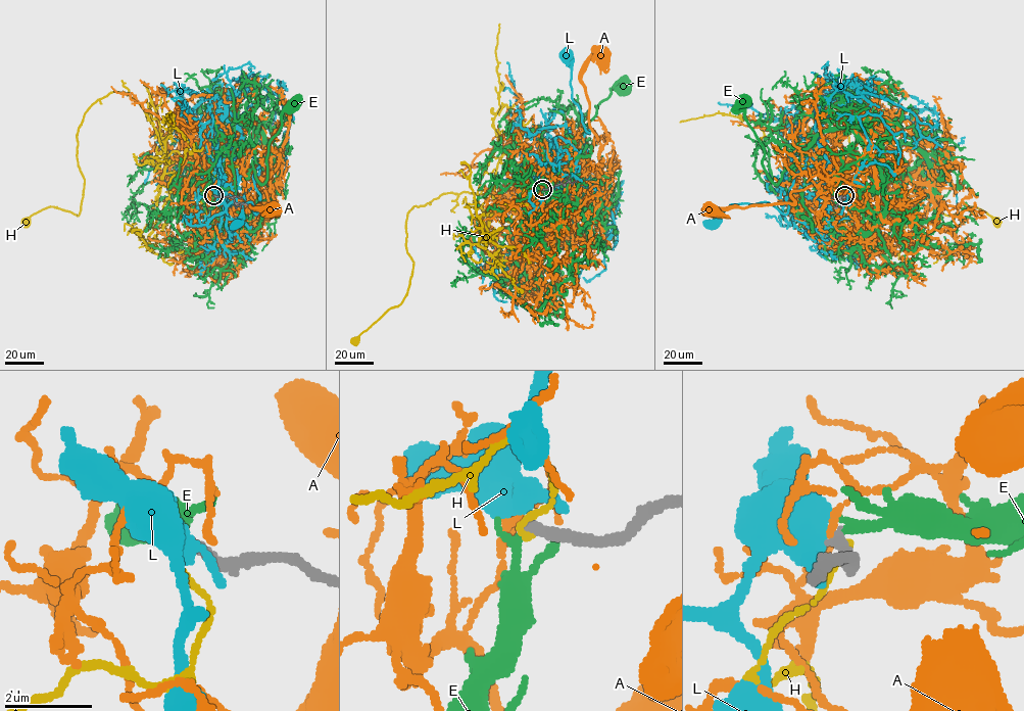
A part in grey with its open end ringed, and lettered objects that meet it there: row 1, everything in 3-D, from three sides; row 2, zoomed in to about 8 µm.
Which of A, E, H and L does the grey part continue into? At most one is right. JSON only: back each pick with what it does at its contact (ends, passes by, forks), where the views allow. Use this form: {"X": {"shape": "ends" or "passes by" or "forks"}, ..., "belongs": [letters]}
{"belongs": []}

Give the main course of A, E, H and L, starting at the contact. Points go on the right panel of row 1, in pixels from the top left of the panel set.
A: (844, 195), (855, 190), (837, 196), (822, 186), (812, 185), (793, 190), (790, 194), (792, 203), (708, 209)
E: (844, 195), (874, 184), (875, 193), (856, 135), (823, 130), (775, 184), (744, 100)
H: (845, 196), (833, 171), (860, 154), (849, 91), (944, 214), (975, 206), (996, 223)
L: (844, 196), (830, 196), (821, 183), (851, 199), (818, 161), (797, 173), (786, 214), (731, 204), (708, 223)

